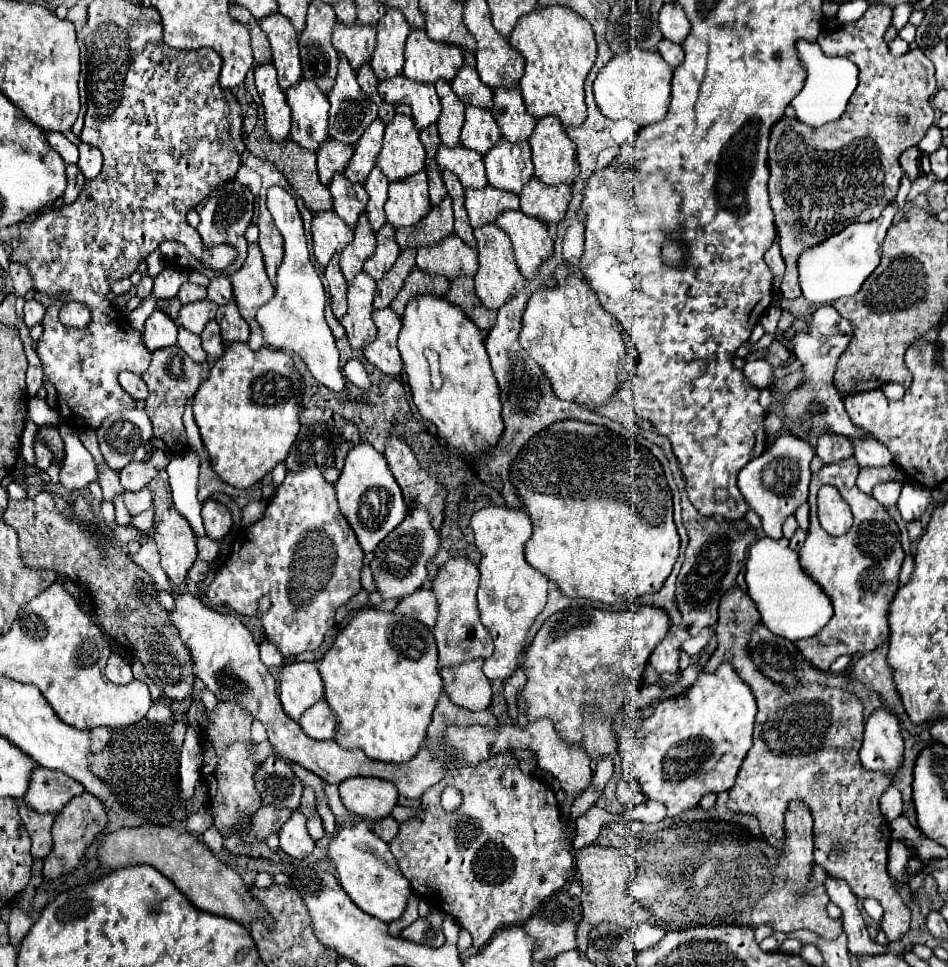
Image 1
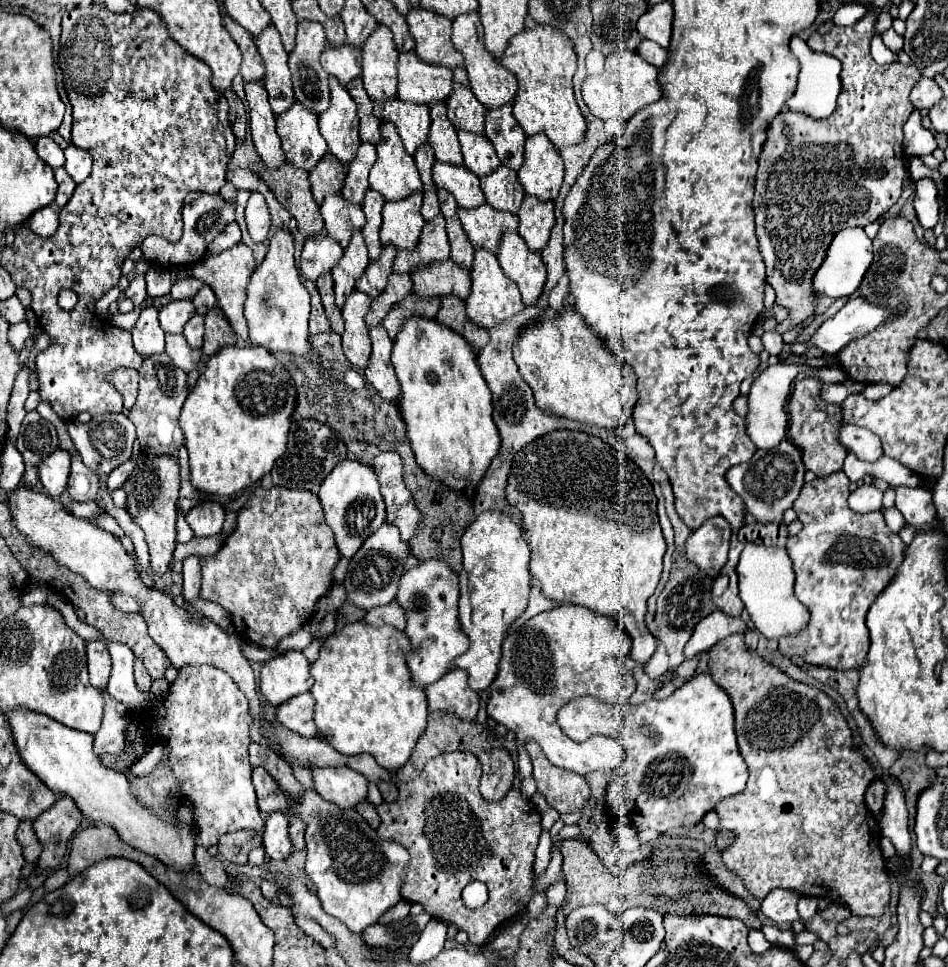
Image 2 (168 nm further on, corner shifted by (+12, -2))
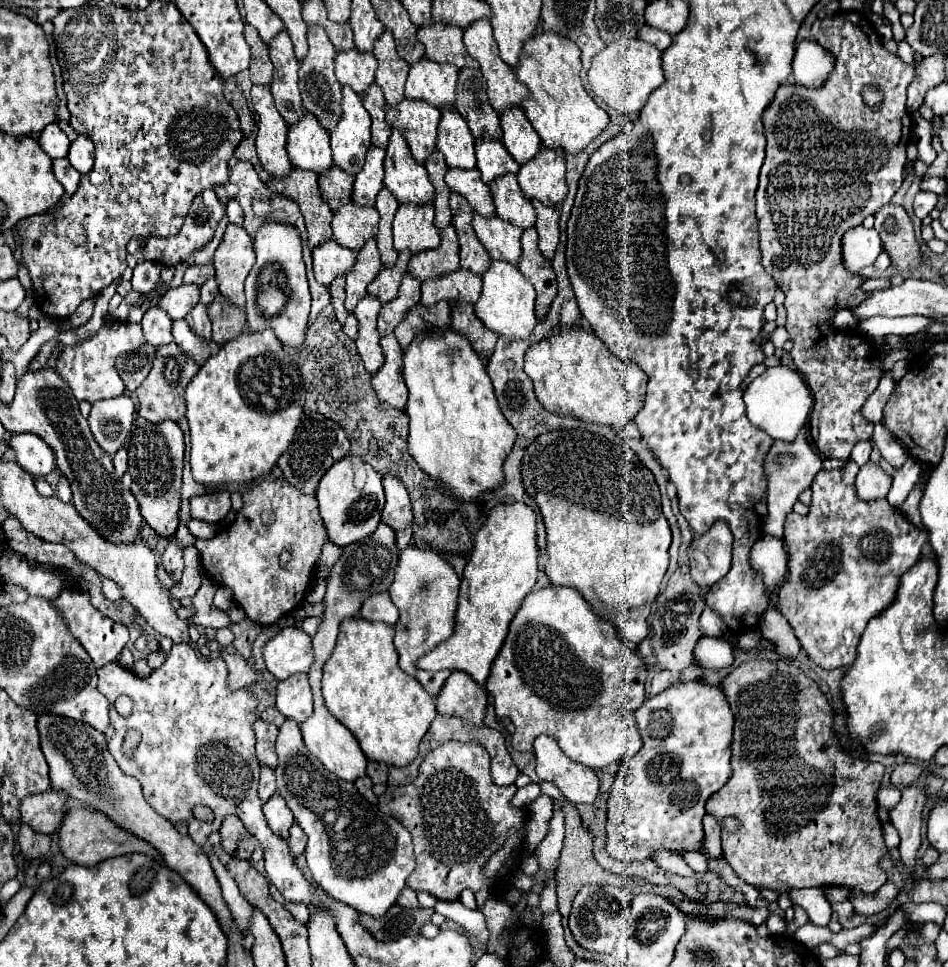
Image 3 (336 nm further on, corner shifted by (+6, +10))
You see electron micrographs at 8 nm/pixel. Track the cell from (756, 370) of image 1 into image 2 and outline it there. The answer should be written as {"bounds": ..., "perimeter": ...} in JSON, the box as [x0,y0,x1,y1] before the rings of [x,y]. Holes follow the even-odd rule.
{"bounds":[747,363,847,449],"perimeter":[[[777,363],[777,365],[769,365],[765,371],[759,373],[759,377],[751,383],[751,391],[747,395],[749,399],[749,413],[747,413],[747,431],[749,437],[755,441],[755,445],[761,449],[771,449],[775,447],[787,431],[787,411],[785,411],[785,403],[787,403],[787,395],[791,393],[791,385],[795,381],[795,377],[799,373],[805,373],[808,377],[817,377],[825,383],[840,384],[847,379],[847,374],[840,367],[824,367],[820,369],[812,369],[806,364],[793,363]]]}

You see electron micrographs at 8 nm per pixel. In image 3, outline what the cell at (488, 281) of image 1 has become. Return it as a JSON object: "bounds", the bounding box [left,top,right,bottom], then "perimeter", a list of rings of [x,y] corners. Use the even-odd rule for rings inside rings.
{"bounds":[475,261,537,339],"perimeter":[[[493,261],[483,275],[483,293],[475,303],[477,317],[485,323],[487,329],[509,337],[509,339],[529,339],[537,319],[535,319],[535,289],[521,275],[517,267],[507,265],[507,261]]]}

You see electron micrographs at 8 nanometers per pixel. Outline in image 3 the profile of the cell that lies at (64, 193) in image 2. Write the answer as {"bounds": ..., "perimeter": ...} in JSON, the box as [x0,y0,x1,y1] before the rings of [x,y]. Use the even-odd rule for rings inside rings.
{"bounds":[53,159,81,195],"perimeter":[[[55,159],[53,161],[53,173],[55,173],[57,181],[65,187],[65,191],[69,195],[73,195],[77,191],[77,185],[79,185],[81,175],[71,167],[69,159]]]}

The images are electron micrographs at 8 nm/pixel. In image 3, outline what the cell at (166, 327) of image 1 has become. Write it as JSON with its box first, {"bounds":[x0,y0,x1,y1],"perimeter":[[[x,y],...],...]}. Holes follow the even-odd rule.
{"bounds":[143,307,173,347],"perimeter":[[[151,307],[145,315],[143,315],[143,333],[145,333],[145,341],[153,347],[161,347],[165,343],[173,341],[171,335],[171,319],[169,315],[161,309],[161,307]]]}

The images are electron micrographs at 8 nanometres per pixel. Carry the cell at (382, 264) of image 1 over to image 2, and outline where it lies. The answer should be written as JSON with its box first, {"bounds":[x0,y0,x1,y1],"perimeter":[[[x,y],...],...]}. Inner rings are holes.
{"bounds":[357,245,397,299],"perimeter":[[[383,245],[379,259],[371,261],[365,269],[365,273],[361,275],[361,279],[357,279],[357,289],[365,291],[371,299],[375,299],[387,283],[387,277],[391,275],[391,265],[393,265],[393,257],[395,257],[397,249],[393,245]]]}

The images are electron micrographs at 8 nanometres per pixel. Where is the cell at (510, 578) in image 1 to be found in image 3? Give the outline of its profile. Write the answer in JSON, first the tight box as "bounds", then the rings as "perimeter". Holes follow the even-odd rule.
{"bounds":[417,503,537,685],"perimeter":[[[527,503],[497,505],[487,523],[475,535],[475,549],[459,589],[459,605],[455,613],[455,631],[449,639],[417,659],[417,669],[423,671],[465,671],[475,683],[483,685],[489,677],[493,659],[497,657],[509,623],[519,611],[523,599],[533,591],[537,581],[537,517]]]}

